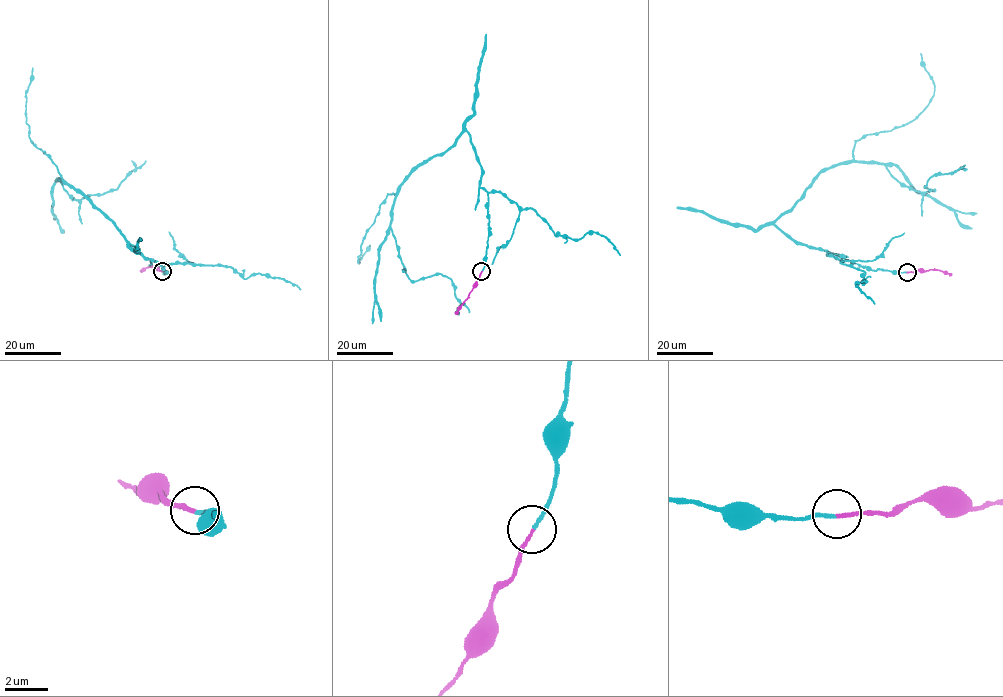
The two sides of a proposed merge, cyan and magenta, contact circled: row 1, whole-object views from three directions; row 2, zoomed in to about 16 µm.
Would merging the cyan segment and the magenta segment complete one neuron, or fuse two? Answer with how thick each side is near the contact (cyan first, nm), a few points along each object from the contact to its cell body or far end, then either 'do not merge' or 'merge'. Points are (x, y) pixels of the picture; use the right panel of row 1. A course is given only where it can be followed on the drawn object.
150/150 nm | cyan via (906, 272), (797, 243), (774, 223), (842, 163), (883, 164), (926, 192), (934, 175), (963, 166) | magenta via (906, 272), (937, 269), (951, 275) | merge

